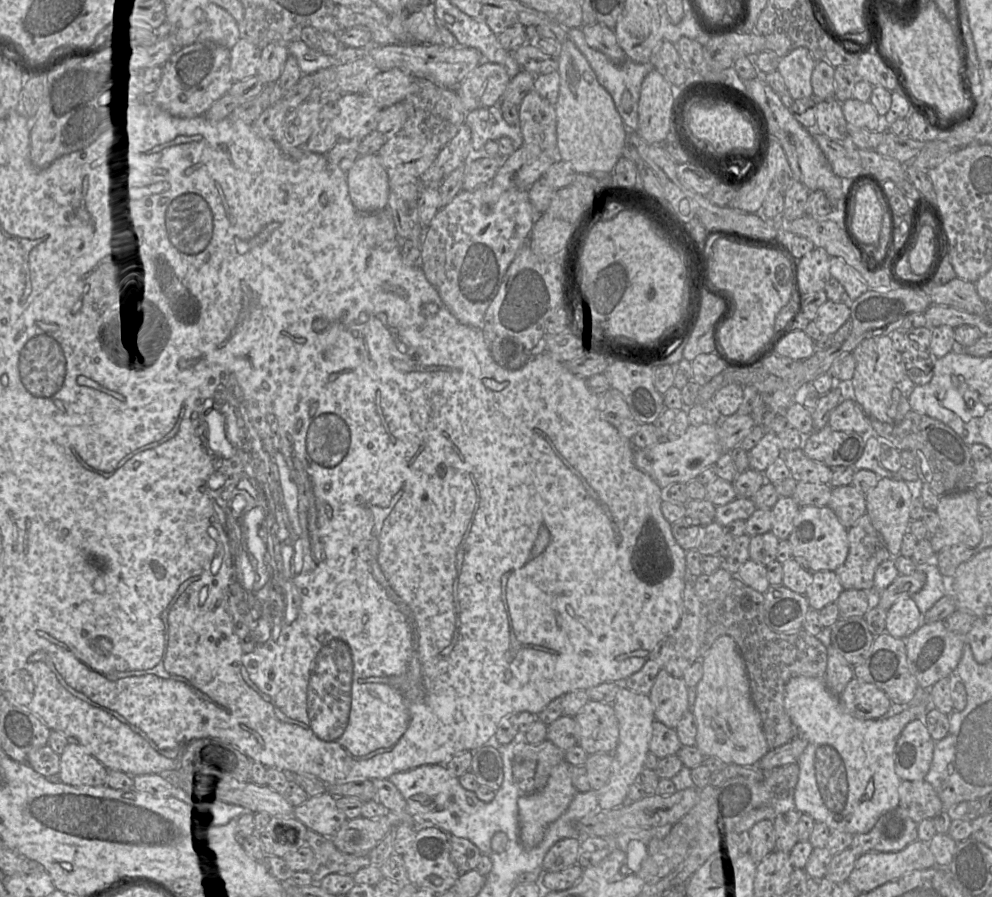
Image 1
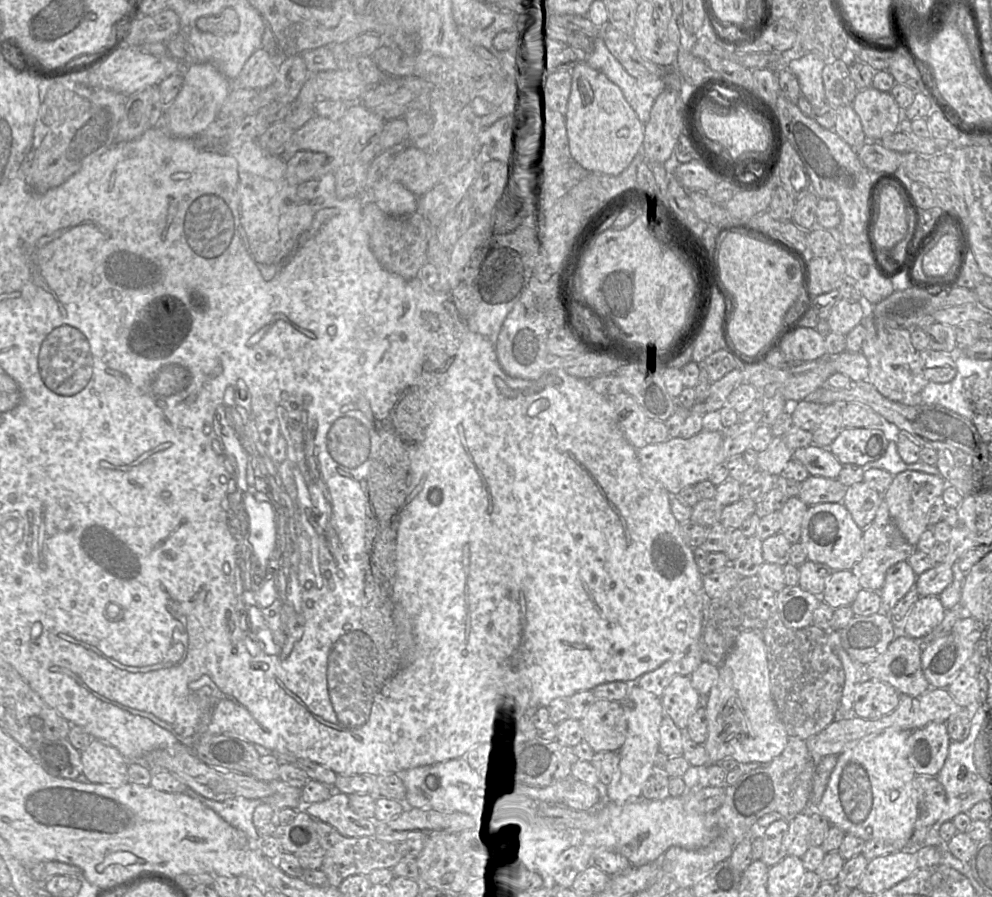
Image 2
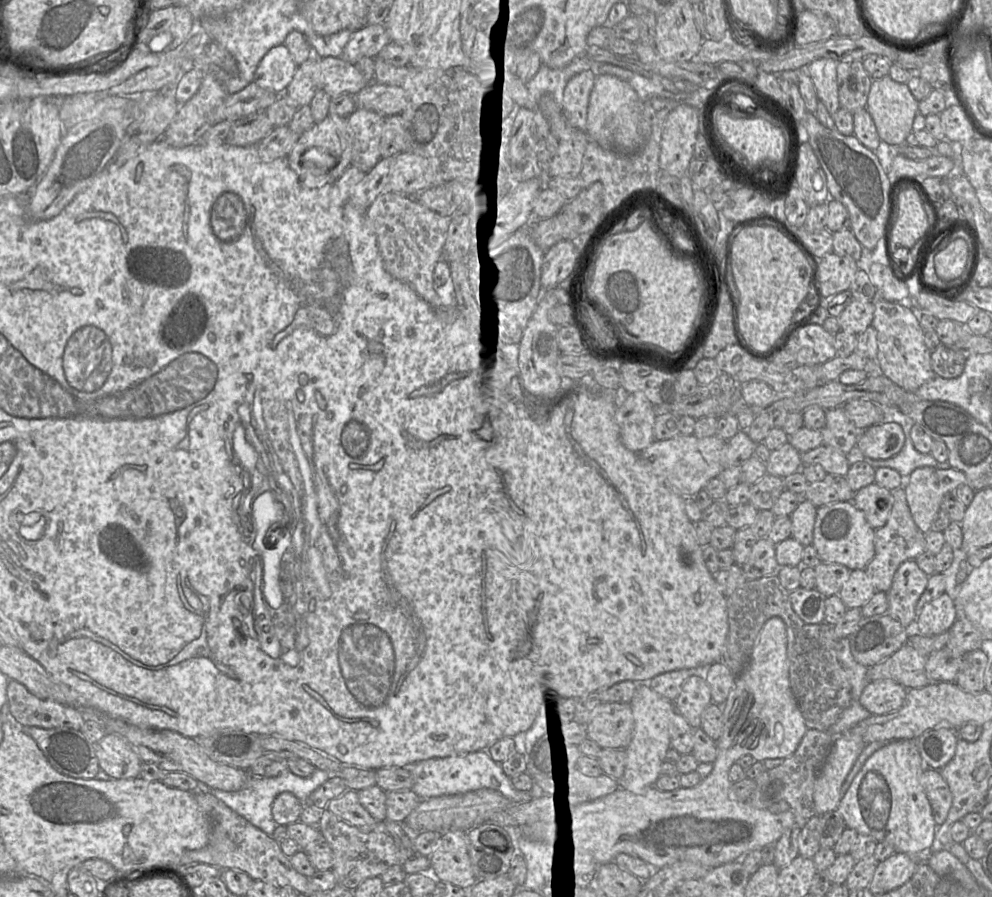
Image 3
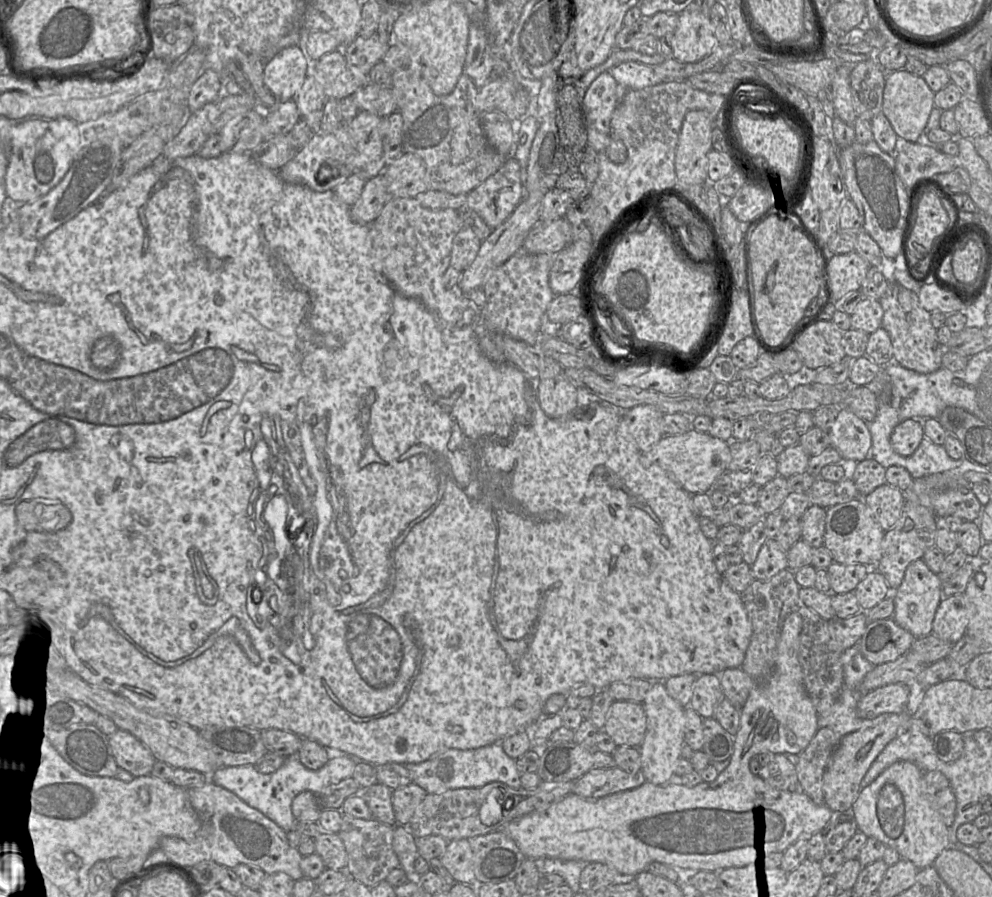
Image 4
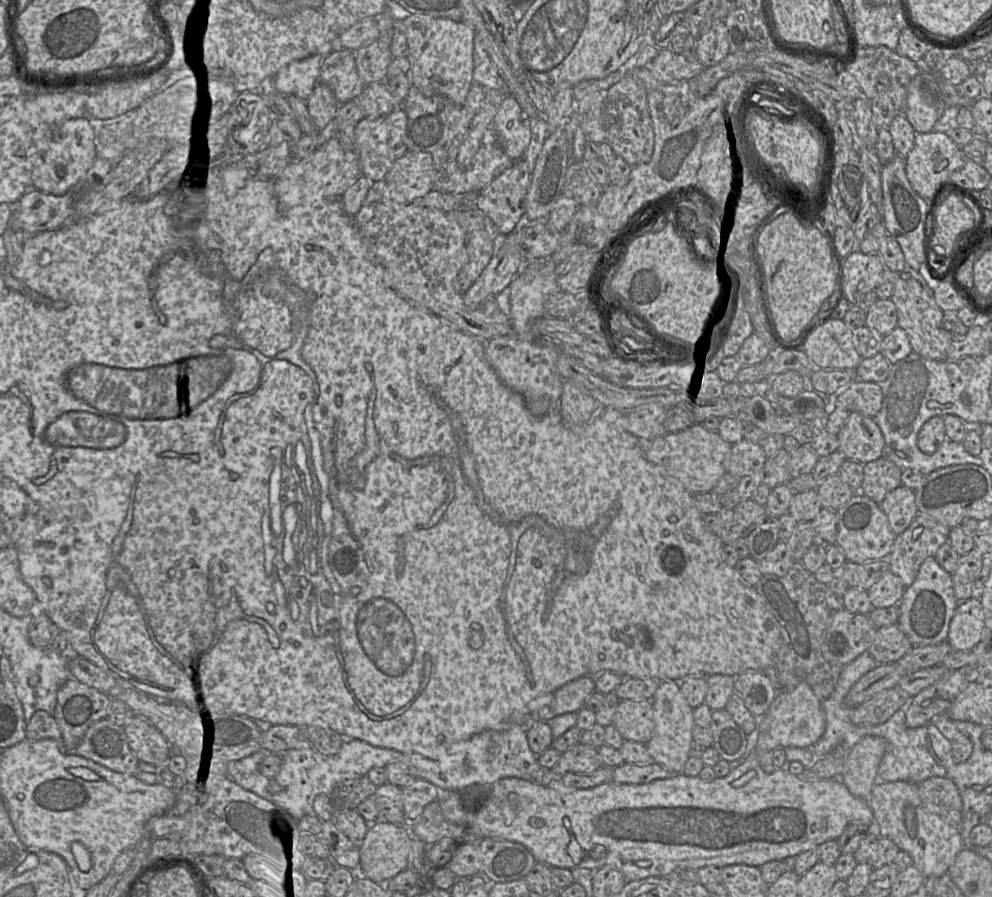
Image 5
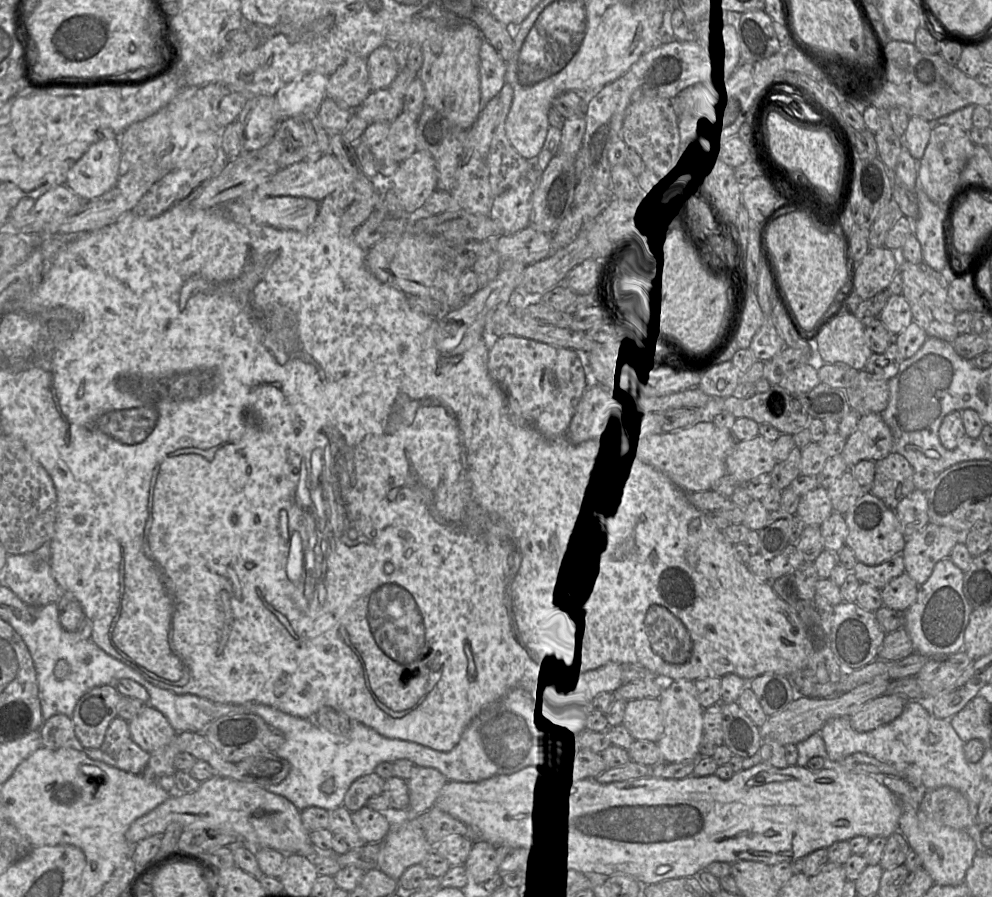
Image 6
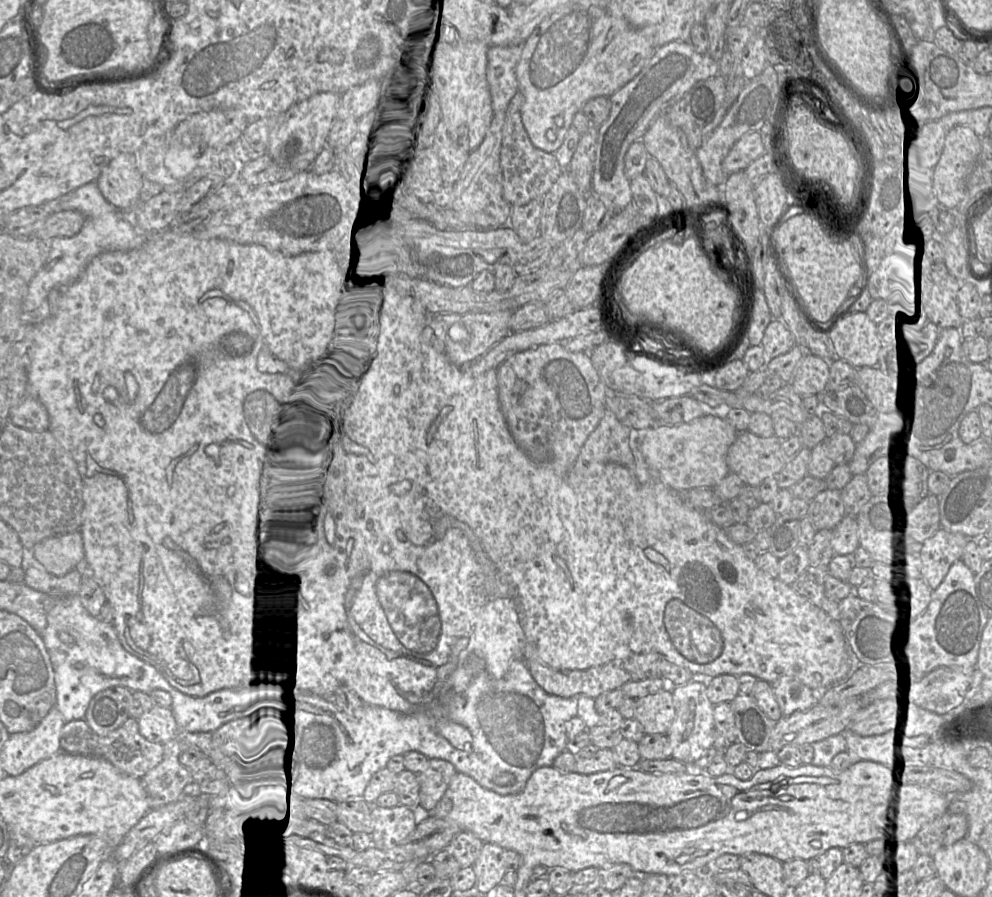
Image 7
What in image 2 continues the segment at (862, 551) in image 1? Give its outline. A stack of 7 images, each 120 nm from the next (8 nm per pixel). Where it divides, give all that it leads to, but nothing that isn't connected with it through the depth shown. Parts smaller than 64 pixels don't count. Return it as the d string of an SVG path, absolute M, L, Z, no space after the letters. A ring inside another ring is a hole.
M882 501L872 523L863 529L862 538L862 557L860 561L854 565L851 571L858 578L863 590L880 592L885 583L887 571L895 564L907 561L915 552L916 548L907 541L892 520L888 507L884 501Z

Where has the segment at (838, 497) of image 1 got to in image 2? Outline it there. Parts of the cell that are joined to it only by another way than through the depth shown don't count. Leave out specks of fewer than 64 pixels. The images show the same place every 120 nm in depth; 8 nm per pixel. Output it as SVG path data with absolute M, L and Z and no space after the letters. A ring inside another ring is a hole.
M865 482L847 488L843 504L851 513L856 524L865 529L874 520L882 504L883 495Z

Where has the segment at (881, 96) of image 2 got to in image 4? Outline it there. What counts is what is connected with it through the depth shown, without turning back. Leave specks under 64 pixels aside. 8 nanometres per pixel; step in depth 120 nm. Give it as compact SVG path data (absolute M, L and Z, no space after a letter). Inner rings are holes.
M904 69L887 73L881 113L888 119L898 137L908 142L918 142L934 108L934 96L935 93L920 76Z

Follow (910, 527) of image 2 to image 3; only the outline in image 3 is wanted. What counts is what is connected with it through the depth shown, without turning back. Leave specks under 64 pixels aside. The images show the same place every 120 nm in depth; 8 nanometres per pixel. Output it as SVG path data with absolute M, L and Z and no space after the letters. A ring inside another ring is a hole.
M922 467L914 470L905 480L903 488L907 504L915 524L924 534L932 530L944 499L964 484L964 473L953 468Z

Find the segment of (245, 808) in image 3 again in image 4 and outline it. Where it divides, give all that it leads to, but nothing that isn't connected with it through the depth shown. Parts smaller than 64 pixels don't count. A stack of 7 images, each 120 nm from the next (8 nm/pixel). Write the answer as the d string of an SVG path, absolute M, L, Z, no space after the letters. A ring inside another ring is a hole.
M344 754L329 759L318 770L310 770L300 762L296 755L286 757L284 764L270 774L260 773L253 765L220 767L213 772L211 782L234 793L246 804L275 822L285 832L289 832L294 829L297 823L291 811L294 797L304 791L317 794L329 785L338 784L344 779L352 778L358 762L355 758Z

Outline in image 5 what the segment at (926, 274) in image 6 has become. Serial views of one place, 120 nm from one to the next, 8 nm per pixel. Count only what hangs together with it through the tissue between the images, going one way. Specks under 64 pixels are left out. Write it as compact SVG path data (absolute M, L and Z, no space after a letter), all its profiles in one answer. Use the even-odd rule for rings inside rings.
M906 265L906 268L897 276L890 300L897 309L897 326L906 332L912 351L925 358L938 361L948 360L947 349L952 340L949 331L942 326L944 311L937 305L934 292L923 275Z

